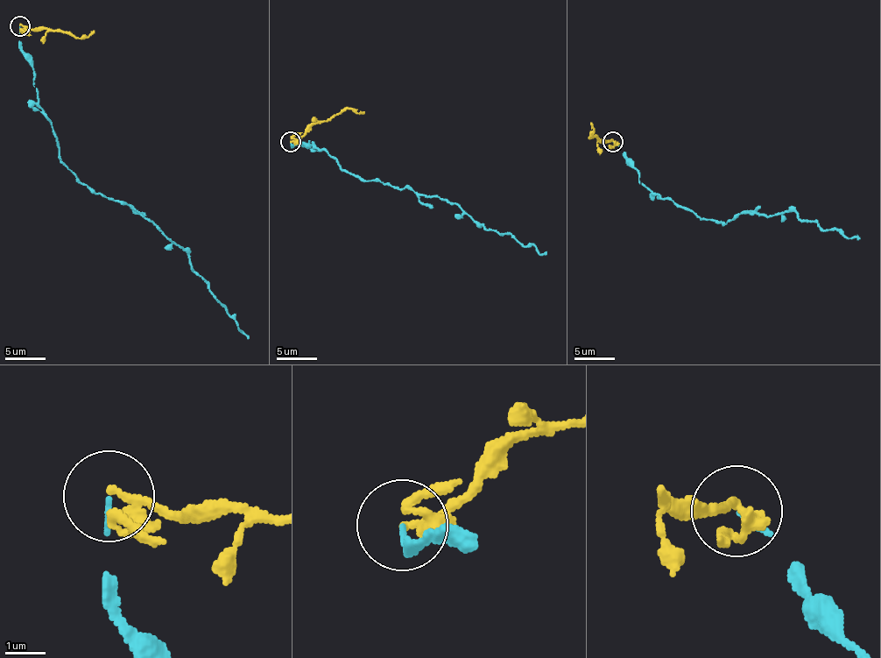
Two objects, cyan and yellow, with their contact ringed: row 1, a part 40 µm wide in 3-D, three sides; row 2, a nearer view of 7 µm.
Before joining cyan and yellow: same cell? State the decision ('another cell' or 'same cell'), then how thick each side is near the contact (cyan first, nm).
another cell; 100 nm thick on the cyan side, 140 nm on the other

